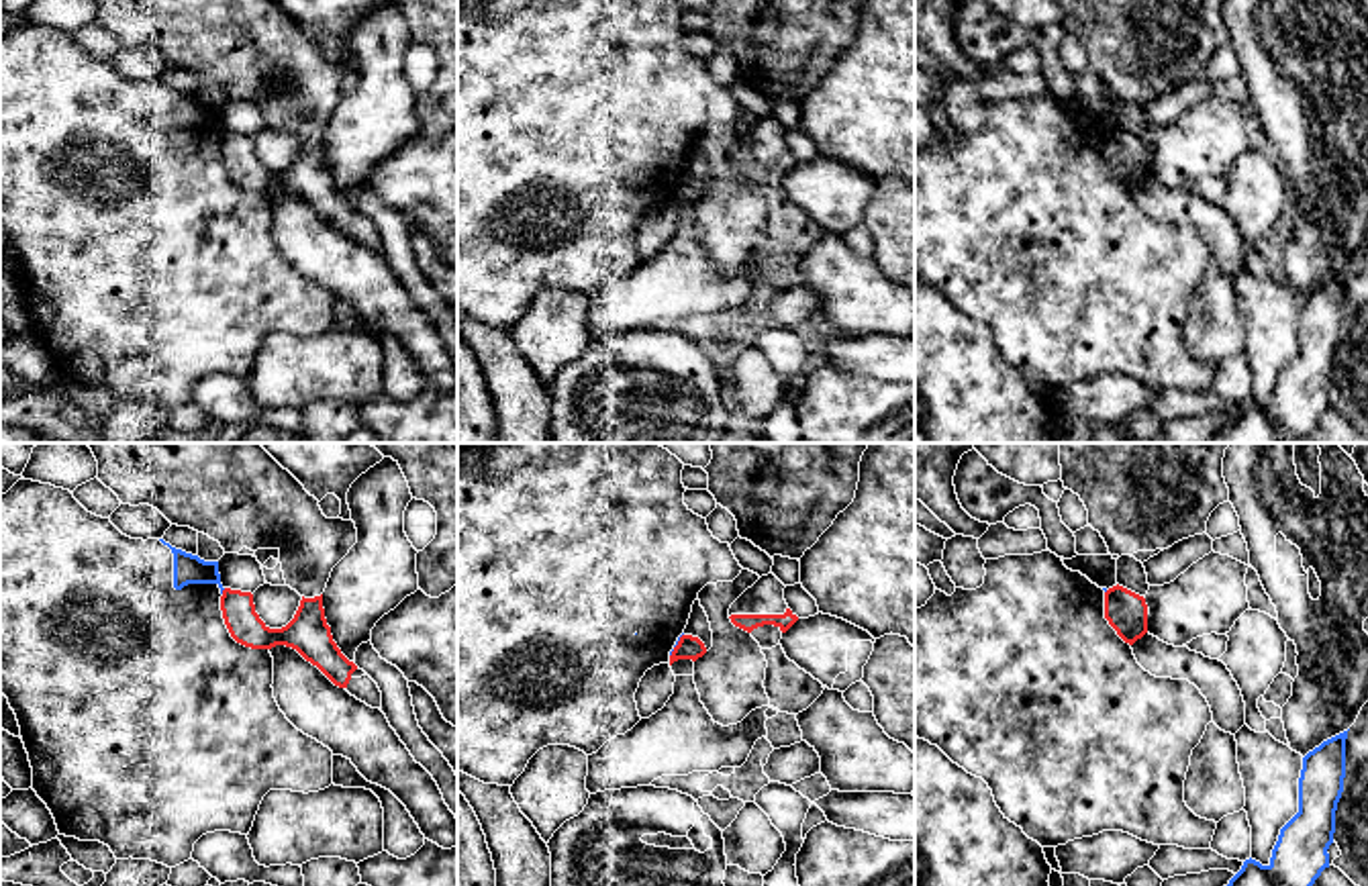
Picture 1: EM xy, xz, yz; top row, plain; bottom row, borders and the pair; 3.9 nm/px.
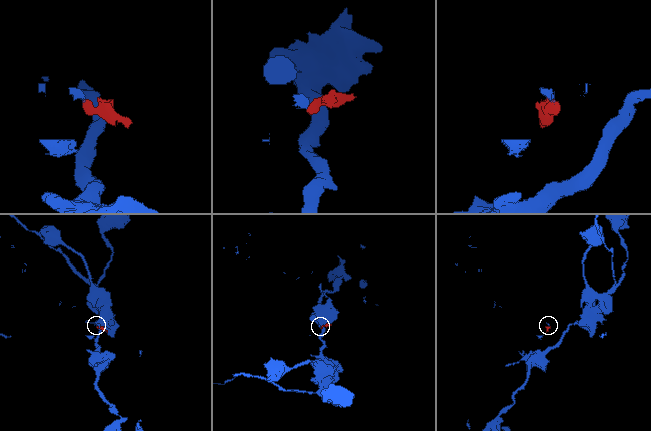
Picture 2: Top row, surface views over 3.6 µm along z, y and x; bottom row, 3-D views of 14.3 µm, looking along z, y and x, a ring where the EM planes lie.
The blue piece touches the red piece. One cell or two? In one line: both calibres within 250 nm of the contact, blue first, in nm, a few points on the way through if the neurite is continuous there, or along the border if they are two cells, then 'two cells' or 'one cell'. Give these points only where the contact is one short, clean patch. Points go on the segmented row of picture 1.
calibres 120 and 140 nm; border xy (225, 588), (221, 593); two cells

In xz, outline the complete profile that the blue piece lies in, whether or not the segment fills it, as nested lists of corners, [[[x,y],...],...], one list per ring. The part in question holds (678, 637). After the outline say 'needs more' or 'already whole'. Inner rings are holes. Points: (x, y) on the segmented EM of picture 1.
[[[457,443],[457,772],[484,784],[512,786],[539,749],[547,745],[570,745],[592,755],[606,741],[625,735],[641,721],[635,702],[639,682],[653,666],[670,663],[670,655],[684,635],[698,592],[706,584],[733,582],[743,570],[729,543],[715,539],[706,519],[694,514],[684,504],[686,488],[682,484],[682,470],[684,463],[657,443]]] | needs more

